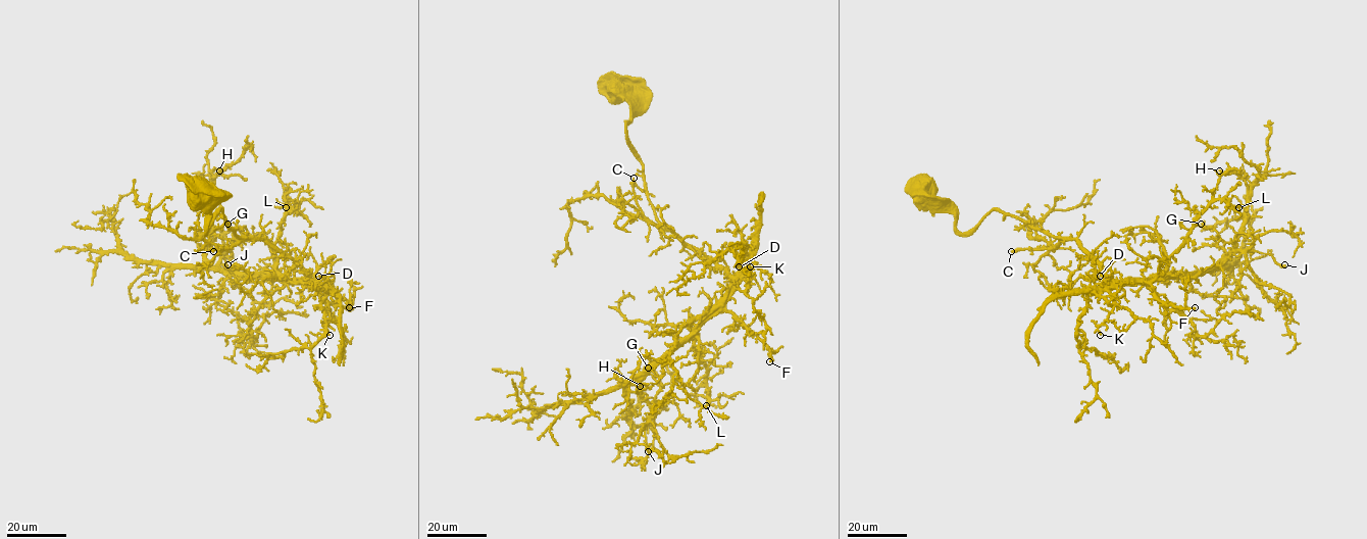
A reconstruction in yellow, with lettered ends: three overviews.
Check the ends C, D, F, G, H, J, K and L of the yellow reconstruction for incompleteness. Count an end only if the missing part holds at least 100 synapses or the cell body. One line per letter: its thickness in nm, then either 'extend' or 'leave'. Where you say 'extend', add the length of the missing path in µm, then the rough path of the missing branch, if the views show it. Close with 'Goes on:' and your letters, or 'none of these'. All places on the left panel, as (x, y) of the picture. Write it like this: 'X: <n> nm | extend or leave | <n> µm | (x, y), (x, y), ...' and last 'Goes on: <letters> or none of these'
C: 200 nm | leave
D: 130 nm | leave
F: 190 nm | extend | 30 µm | (349, 307), (353, 307), (357, 295), (350, 290), (331, 290), (317, 268)
G: 130 nm | leave
H: 240 nm | extend | 40 µm | (219, 170), (230, 147), (223, 142), (205, 140), (193, 115)
J: 320 nm | leave
K: 150 nm | leave
L: 360 nm | extend | 30 µm | (286, 207), (286, 242), (292, 254), (292, 265)
Goes on: F, H, L

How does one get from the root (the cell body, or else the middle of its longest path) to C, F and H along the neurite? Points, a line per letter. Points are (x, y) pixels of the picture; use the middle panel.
C: (619, 93), (616, 96), (630, 102), (626, 136), (660, 226), (636, 202), (634, 178)
F: (619, 93), (630, 102), (626, 136), (656, 216), (729, 277), (725, 309), (764, 344), (769, 361)
H: (619, 93), (630, 102), (626, 136), (656, 216), (729, 277), (718, 305), (628, 384), (627, 414), (640, 386)

